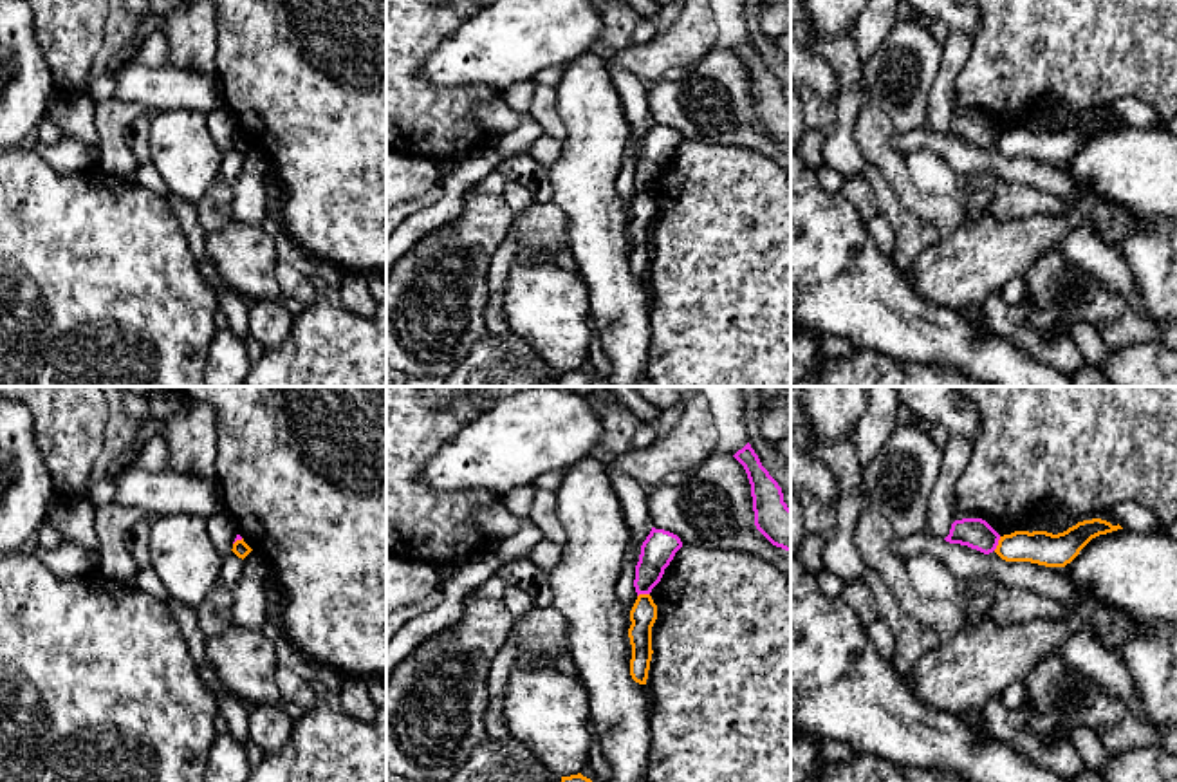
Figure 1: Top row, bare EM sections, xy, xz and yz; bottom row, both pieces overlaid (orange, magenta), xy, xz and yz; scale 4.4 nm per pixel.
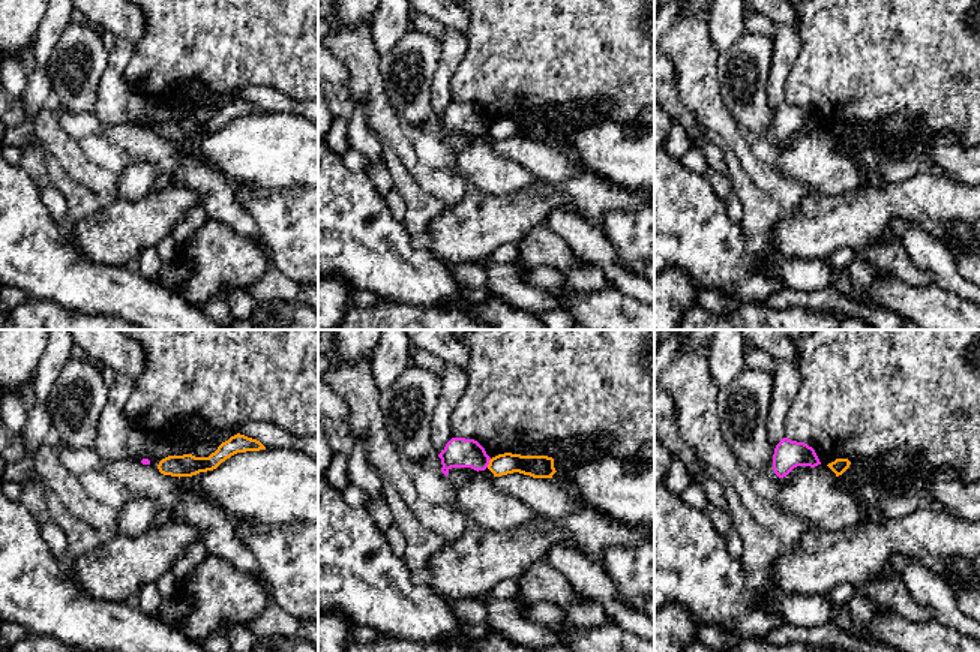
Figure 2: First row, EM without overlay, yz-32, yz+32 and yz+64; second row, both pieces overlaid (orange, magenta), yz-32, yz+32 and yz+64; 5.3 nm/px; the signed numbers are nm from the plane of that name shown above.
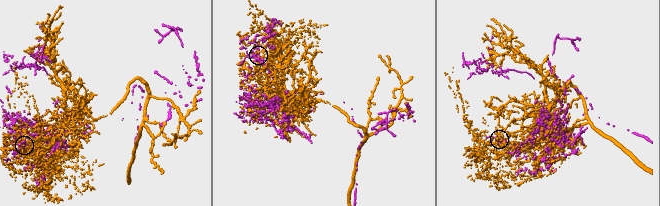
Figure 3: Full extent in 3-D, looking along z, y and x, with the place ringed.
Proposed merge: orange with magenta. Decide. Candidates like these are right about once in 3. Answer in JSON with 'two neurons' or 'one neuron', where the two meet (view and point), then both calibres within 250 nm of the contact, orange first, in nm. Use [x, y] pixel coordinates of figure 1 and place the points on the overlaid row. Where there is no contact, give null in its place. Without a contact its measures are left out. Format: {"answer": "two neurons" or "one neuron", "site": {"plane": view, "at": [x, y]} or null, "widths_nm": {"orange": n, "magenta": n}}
{"answer": "two neurons", "site": {"plane": "yz", "at": [999, 544]}, "widths_nm": {"orange": 150, "magenta": 140}}

